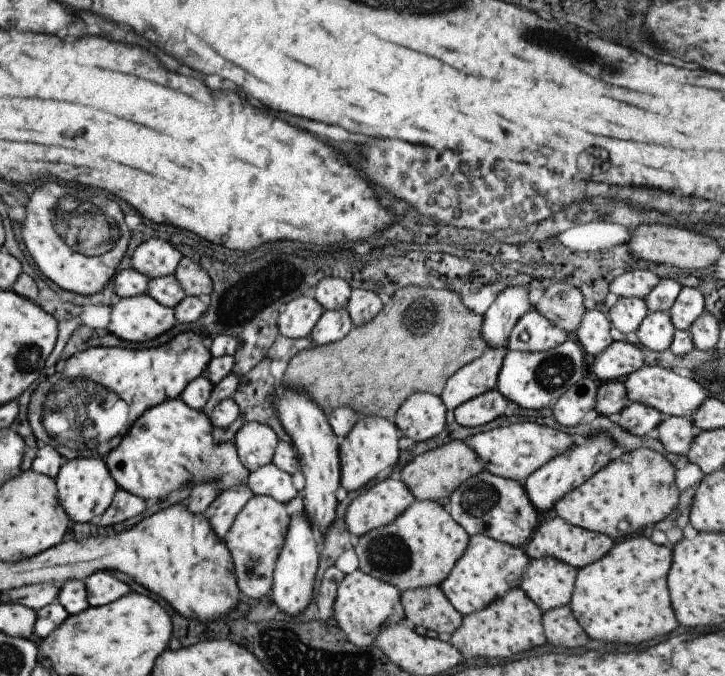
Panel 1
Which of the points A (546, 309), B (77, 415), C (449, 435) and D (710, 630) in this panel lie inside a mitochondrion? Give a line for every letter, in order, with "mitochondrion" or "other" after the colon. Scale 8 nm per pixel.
A: other
B: mitochondrion
C: other
D: other

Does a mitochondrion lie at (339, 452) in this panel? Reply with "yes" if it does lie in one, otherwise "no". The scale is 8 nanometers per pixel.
no

